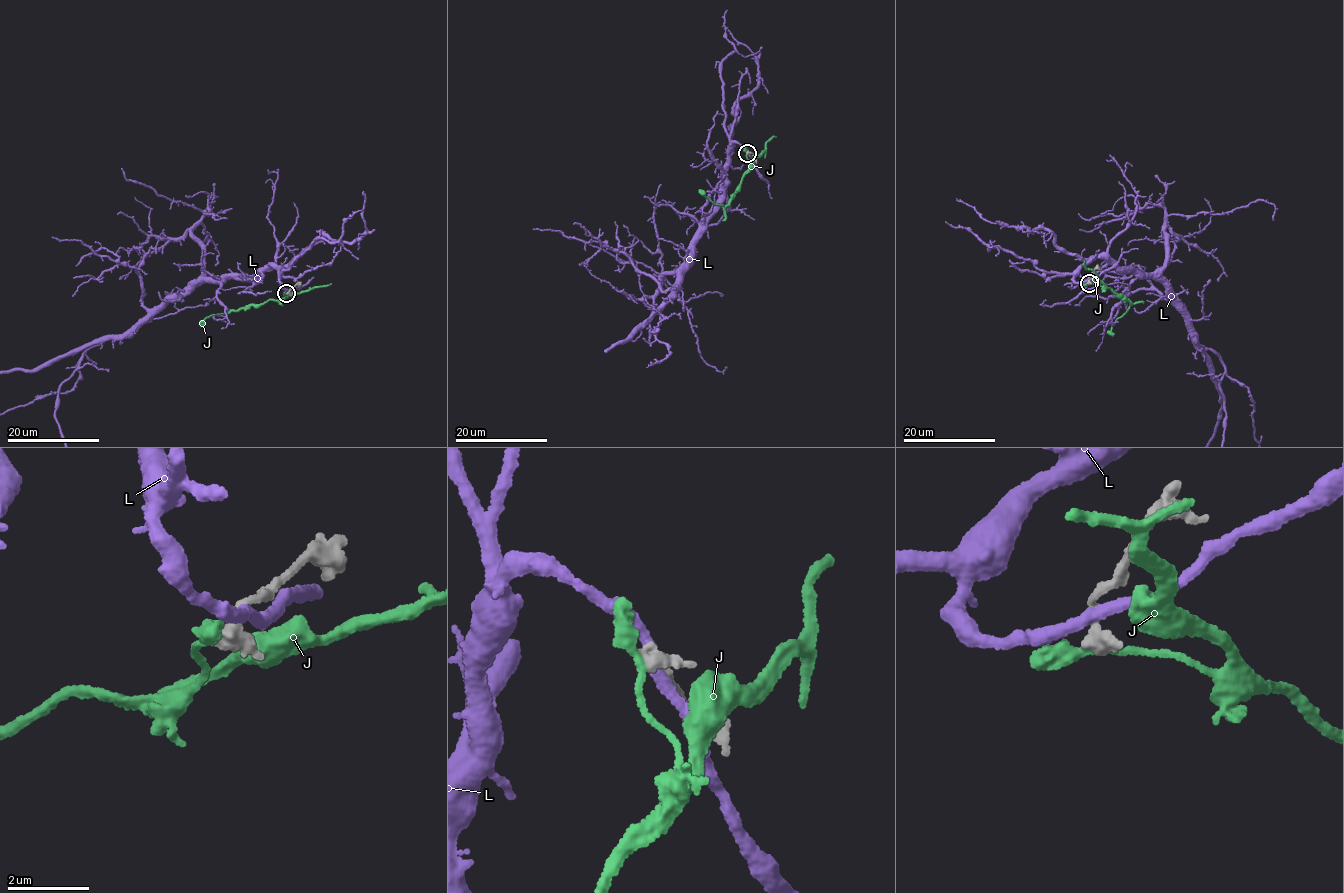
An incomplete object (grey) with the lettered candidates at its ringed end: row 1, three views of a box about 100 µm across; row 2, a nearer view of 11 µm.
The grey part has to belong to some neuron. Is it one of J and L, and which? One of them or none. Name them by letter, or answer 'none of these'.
none of these

